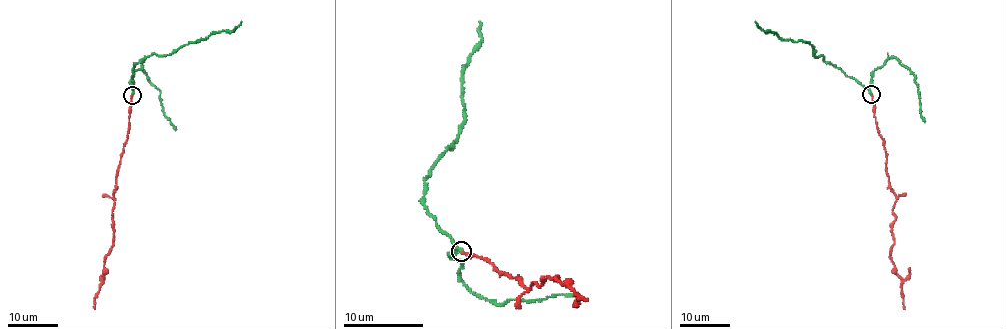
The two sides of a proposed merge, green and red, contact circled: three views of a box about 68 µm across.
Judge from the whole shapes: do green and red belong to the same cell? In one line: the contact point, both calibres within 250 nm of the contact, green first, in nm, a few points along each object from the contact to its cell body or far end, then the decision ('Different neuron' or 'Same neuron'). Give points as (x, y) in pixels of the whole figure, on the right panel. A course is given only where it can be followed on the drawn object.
Place: (871, 94). Thickness 240 nm (green) against 180 nm. Course of green: (871, 94), (825, 61), (823, 56), (814, 56), (809, 43), (779, 39), (755, 21). Course of red: (871, 95), (885, 153), (889, 187), (896, 196), (890, 255), (894, 273), (901, 279), (905, 309). Different neuron

